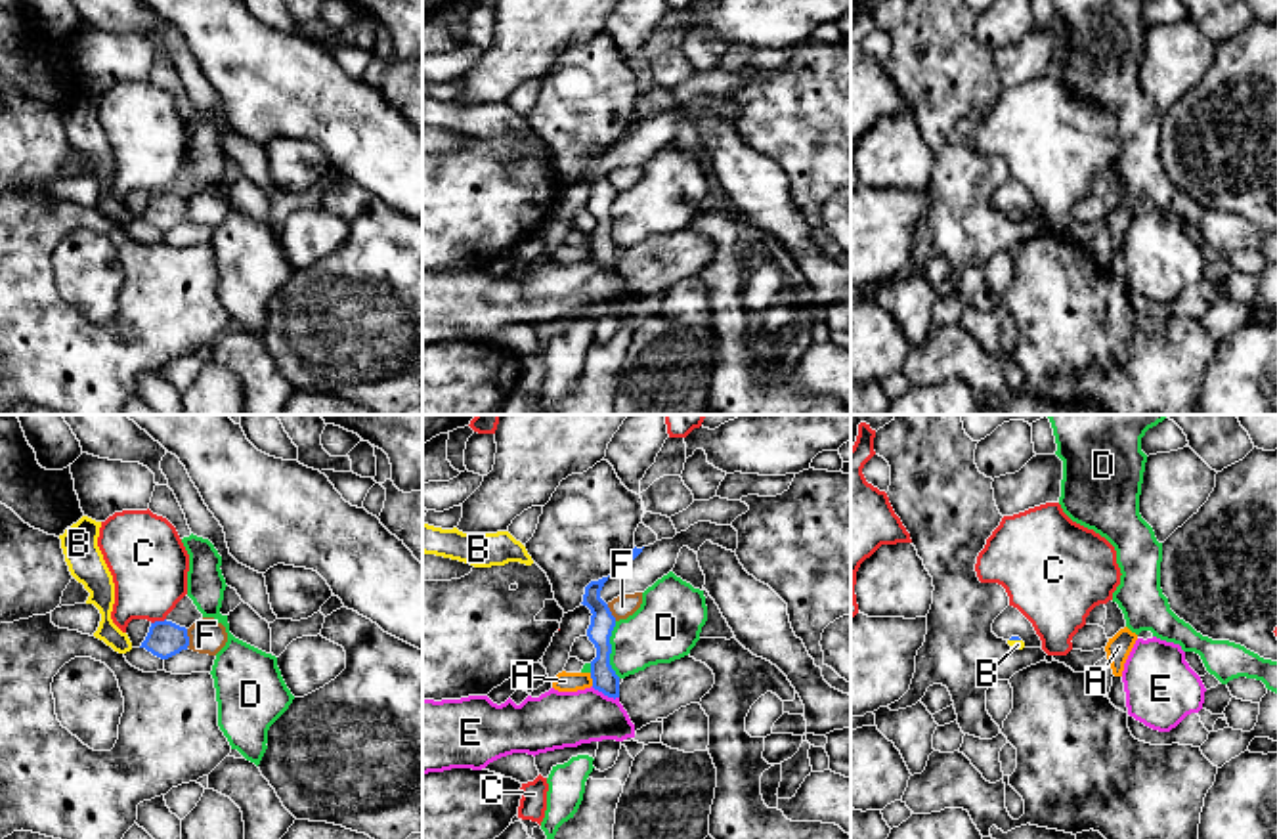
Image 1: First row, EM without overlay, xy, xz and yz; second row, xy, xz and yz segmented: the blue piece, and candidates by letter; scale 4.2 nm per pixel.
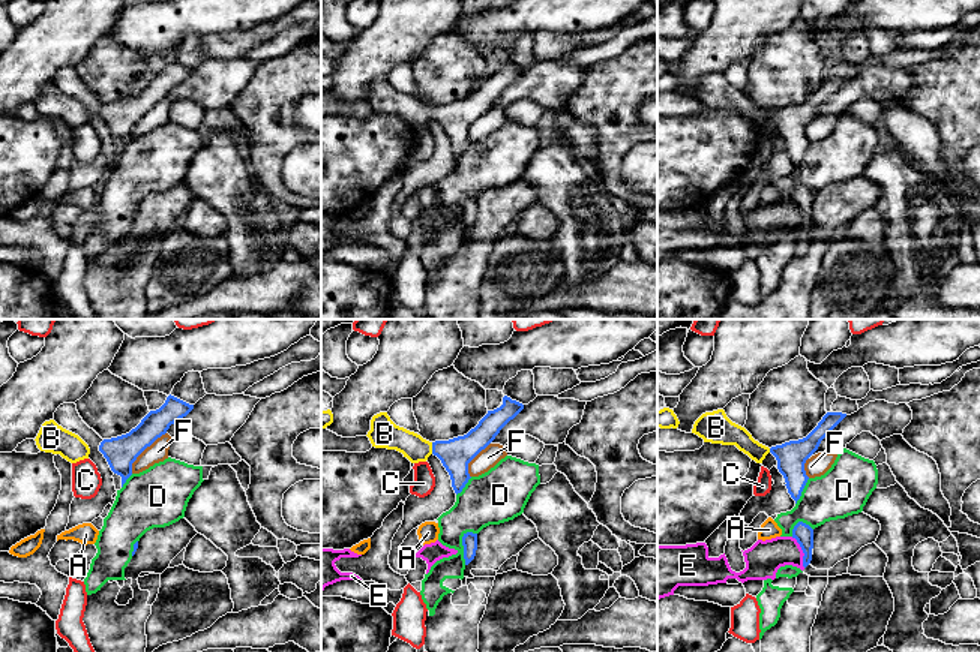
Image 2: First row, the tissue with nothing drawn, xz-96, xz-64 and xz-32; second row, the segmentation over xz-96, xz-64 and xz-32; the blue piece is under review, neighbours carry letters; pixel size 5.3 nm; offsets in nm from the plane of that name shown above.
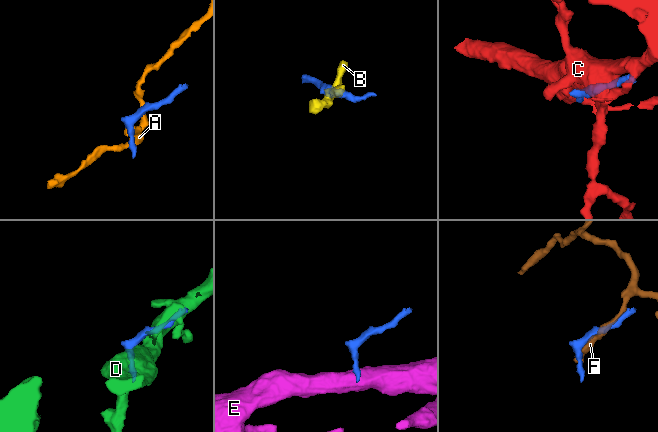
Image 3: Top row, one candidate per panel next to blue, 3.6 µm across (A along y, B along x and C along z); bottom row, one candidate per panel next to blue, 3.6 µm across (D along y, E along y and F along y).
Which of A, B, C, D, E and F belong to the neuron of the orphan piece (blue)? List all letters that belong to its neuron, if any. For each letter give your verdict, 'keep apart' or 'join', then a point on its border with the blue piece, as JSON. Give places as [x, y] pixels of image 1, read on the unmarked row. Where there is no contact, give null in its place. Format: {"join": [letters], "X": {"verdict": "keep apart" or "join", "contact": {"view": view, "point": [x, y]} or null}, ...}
{"join": ["B"], "A": {"verdict": "keep apart", "contact": {"view": "xz", "point": [591, 249]}}, "B": {"verdict": "join", "contact": {"view": "yz", "point": [1016, 211]}}, "C": {"verdict": "keep apart", "contact": {"view": "xy", "point": [157, 193]}}, "D": {"verdict": "keep apart", "contact": {"view": "xz", "point": [610, 222]}}, "E": {"verdict": "keep apart", "contact": {"view": "xz", "point": [605, 266]}}, "F": {"verdict": "keep apart", "contact": {"view": "xy", "point": [188, 211]}}}

